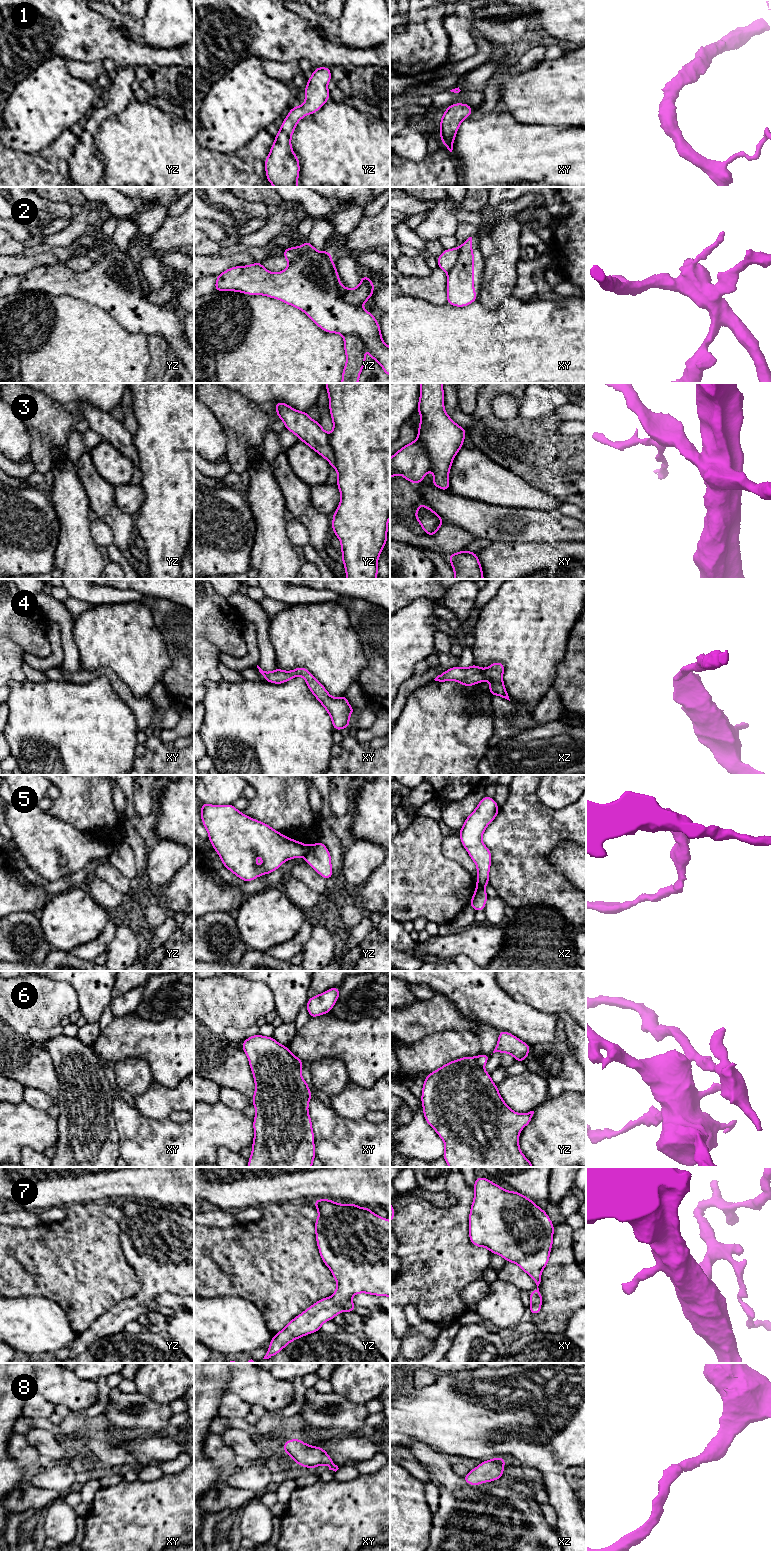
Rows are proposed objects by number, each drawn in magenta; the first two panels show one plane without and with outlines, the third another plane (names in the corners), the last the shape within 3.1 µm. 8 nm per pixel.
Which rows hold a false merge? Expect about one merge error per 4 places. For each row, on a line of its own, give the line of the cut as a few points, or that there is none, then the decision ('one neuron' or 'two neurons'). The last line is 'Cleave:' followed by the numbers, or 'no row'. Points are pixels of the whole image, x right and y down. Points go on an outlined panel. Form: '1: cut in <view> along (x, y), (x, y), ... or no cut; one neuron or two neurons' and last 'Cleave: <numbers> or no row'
1: no cut; one neuron
2: cut in yz along (340, 285), (339, 295), (346, 302), (361, 307); two neurons
3: cut in yz along (328, 435), (330, 446), (333, 450), (334, 467); two neurons
4: no cut; one neuron
5: cut in yz along (309, 846), (304, 856); two neurons
6: cut in yz along (475, 1057), (476, 1061), (483, 1067); two neurons
7: no cut; one neuron
8: no cut; one neuron
Cleave: 2, 3, 5, 6

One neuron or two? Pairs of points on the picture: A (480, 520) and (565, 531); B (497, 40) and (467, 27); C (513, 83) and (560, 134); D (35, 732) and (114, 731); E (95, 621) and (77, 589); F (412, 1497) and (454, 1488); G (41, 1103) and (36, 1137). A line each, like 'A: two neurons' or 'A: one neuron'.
A: one neuron
B: one neuron
C: two neurons
D: one neuron
E: two neurons
F: two neurons
G: two neurons

